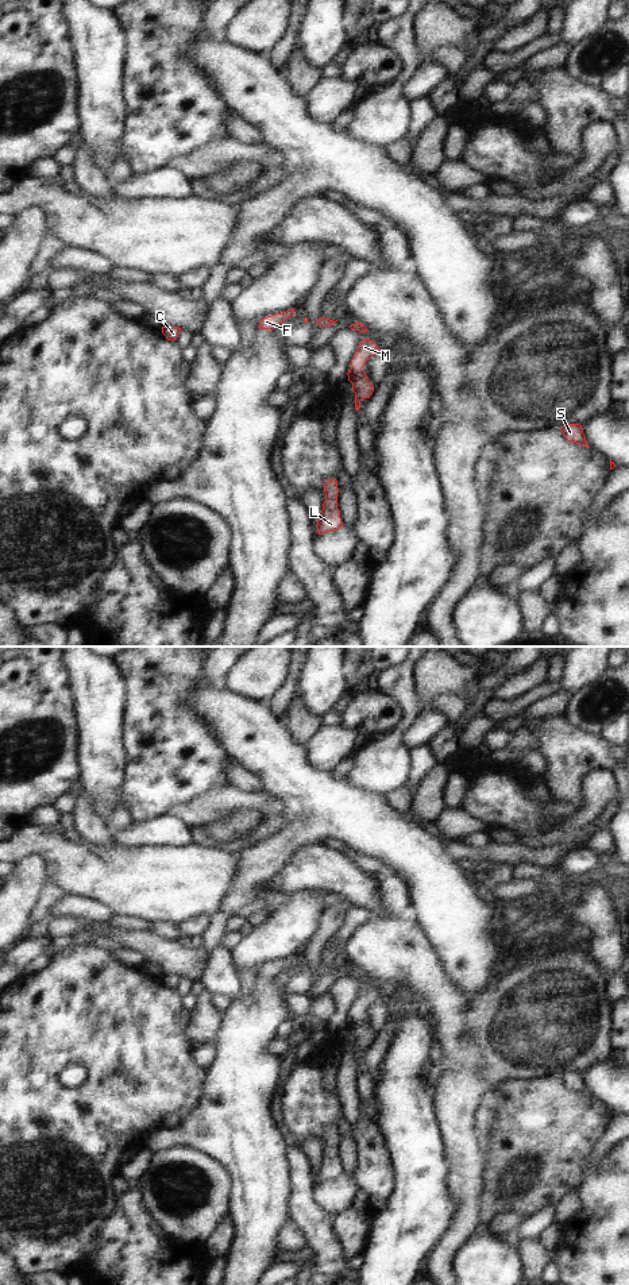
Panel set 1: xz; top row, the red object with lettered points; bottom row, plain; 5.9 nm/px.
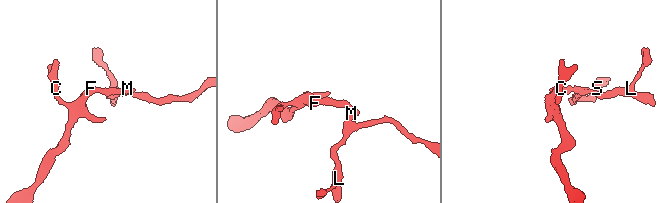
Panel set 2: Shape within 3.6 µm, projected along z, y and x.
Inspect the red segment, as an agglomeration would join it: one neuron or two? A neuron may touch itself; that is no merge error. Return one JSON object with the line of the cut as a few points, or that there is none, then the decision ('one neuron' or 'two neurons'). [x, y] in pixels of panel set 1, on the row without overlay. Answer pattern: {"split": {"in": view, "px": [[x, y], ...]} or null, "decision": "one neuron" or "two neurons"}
{"split": null, "decision": "one neuron"}

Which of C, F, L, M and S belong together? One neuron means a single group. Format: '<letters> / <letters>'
C F L M S

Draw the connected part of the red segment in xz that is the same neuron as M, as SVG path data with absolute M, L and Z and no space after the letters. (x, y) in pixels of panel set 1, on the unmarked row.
M363 987L356 997L351 1014L348 1018L348 1029L352 1031L352 1039L355 1041L355 1057L359 1060L360 1049L363 1046L370 1046L374 1039L374 1034L370 1033L366 1020L362 1018L366 1010L381 996L377 995L375 989L370 987Z

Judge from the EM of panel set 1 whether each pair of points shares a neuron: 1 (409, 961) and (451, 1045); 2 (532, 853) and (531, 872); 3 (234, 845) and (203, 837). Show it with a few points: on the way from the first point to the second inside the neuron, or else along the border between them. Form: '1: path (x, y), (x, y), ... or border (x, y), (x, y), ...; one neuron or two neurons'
1: path (425, 981), (447, 1007), (448, 1025); one neuron
2: border (513, 865), (532, 863), (547, 868); two neurons
3: path (226, 845), (211, 842); one neuron

